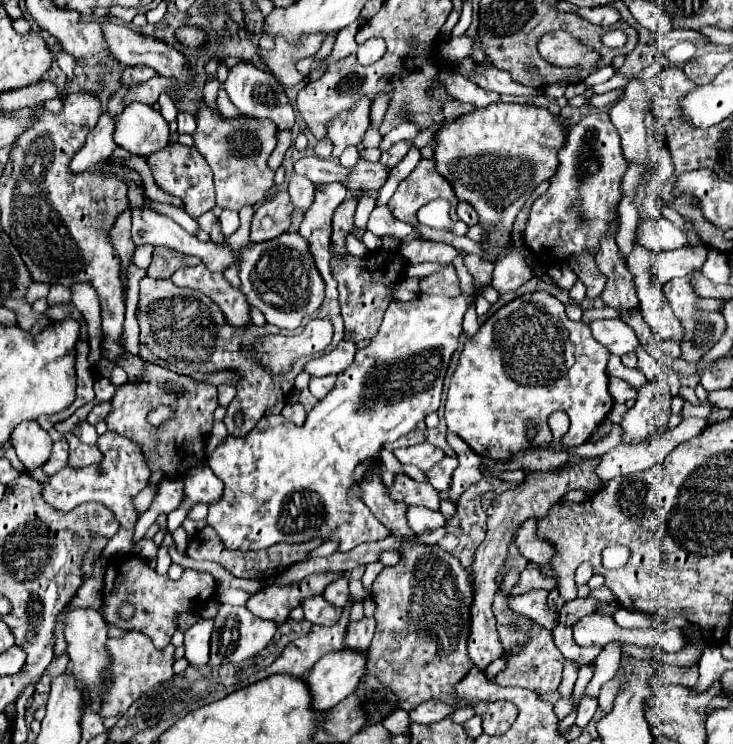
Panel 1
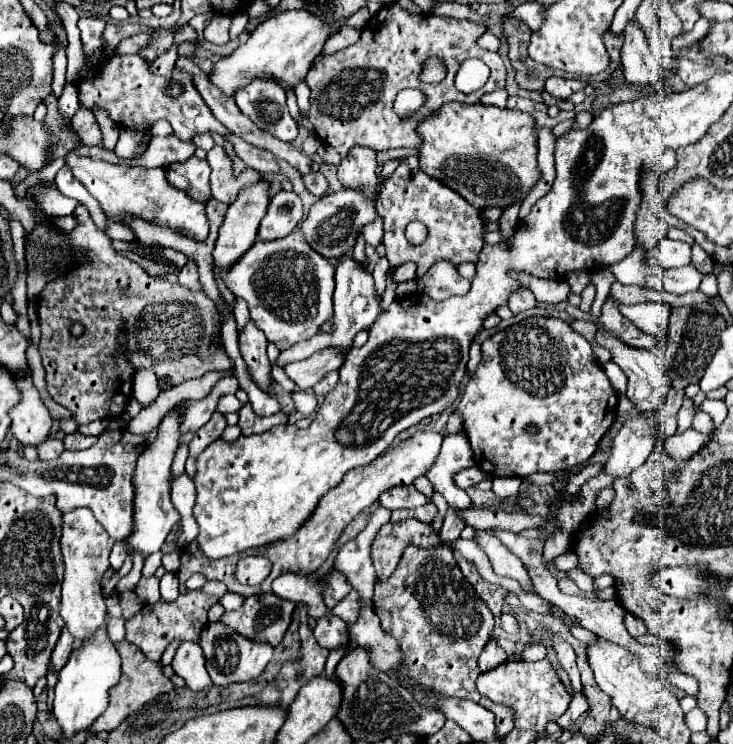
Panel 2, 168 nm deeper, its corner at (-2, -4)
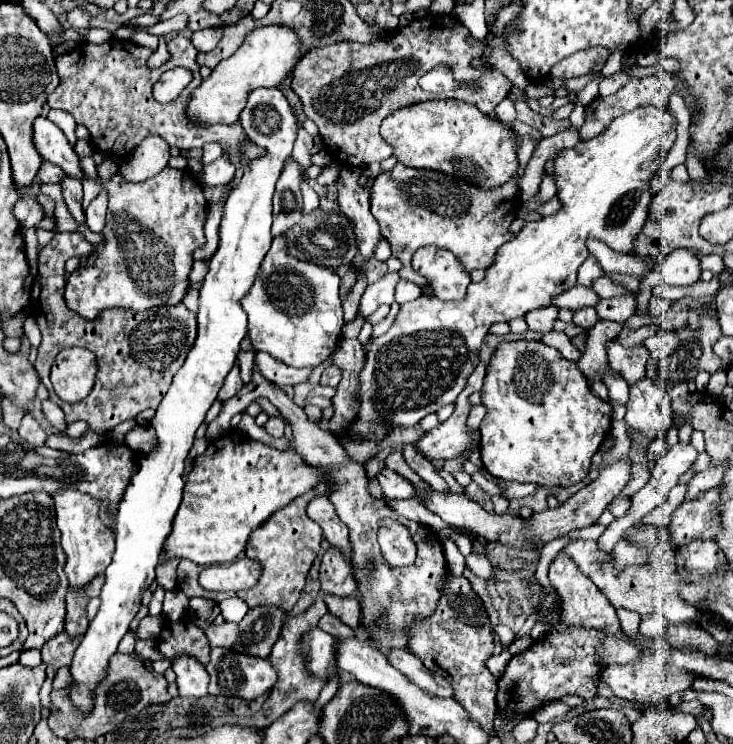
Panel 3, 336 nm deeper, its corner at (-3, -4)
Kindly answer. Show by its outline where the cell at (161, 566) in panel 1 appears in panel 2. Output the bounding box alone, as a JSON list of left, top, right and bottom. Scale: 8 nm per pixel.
[161,571,179,601]

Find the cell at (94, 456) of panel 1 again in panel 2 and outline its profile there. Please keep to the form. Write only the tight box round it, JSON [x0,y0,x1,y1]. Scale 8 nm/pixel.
[65,433,97,451]

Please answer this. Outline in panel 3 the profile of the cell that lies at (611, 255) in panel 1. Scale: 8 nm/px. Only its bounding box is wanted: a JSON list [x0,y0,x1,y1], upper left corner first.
[608,339,648,387]

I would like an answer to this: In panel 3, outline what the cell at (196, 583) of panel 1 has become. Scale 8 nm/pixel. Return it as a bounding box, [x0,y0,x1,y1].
[156,621,210,665]

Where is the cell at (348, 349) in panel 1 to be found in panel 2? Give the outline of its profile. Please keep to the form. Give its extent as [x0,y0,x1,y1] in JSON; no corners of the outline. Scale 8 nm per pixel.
[285,347,345,389]

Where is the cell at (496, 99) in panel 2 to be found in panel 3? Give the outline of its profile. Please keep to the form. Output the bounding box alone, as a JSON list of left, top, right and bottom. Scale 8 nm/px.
[496,99,516,123]

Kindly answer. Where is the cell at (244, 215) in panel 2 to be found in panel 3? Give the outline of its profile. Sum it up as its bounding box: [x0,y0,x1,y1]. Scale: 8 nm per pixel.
[72,87,298,713]

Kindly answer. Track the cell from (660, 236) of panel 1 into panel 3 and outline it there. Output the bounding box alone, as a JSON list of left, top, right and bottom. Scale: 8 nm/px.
[656,251,702,287]

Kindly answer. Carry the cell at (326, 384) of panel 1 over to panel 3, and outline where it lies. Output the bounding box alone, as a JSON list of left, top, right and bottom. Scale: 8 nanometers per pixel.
[320,367,342,387]

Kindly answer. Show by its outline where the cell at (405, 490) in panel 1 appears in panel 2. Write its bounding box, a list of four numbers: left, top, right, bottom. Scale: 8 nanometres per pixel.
[379,485,431,509]

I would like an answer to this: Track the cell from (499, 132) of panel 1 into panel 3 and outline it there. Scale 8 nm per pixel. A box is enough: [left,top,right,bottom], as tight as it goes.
[380,99,518,187]

